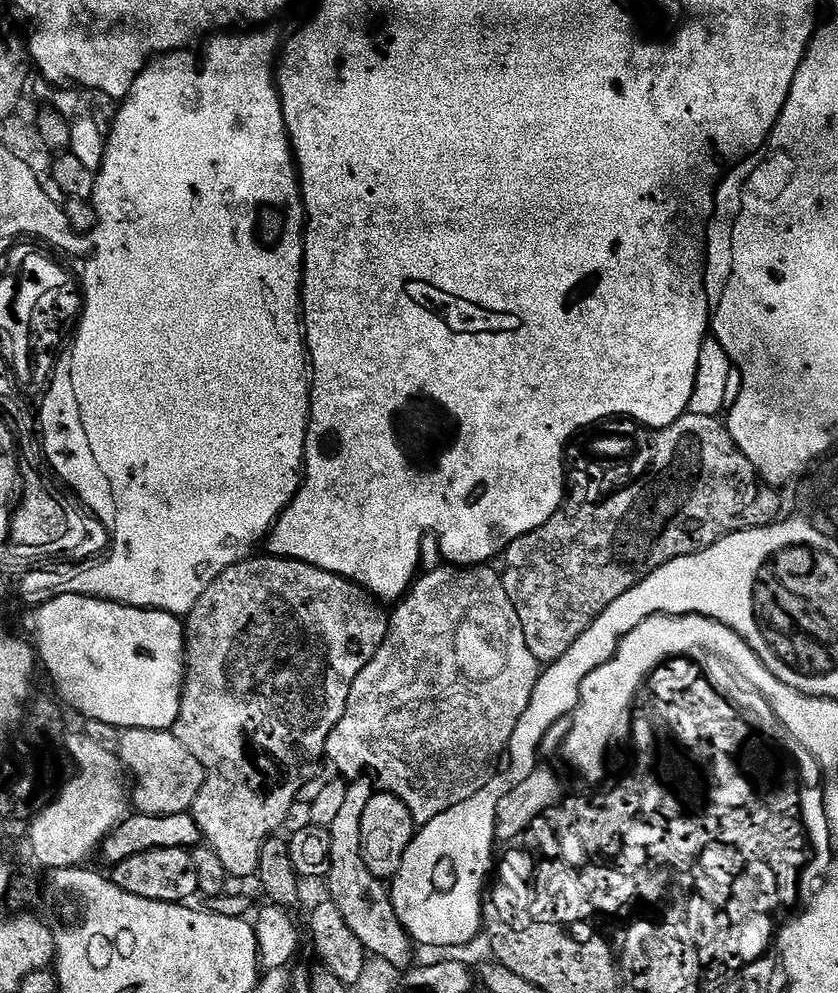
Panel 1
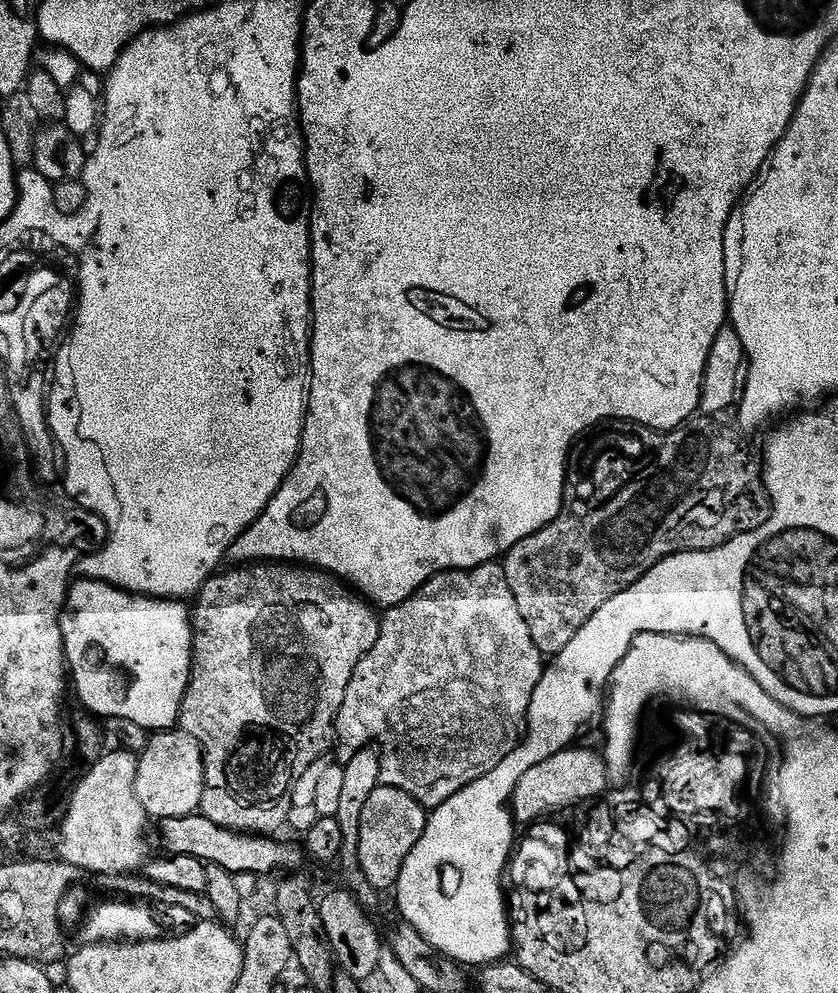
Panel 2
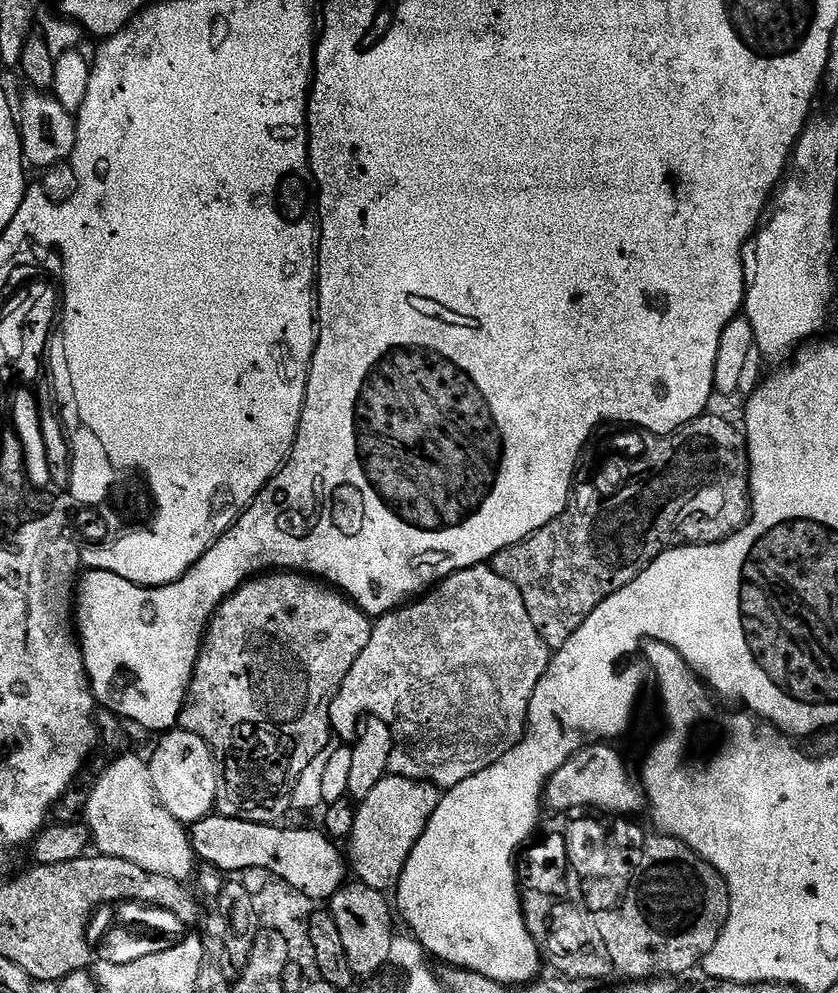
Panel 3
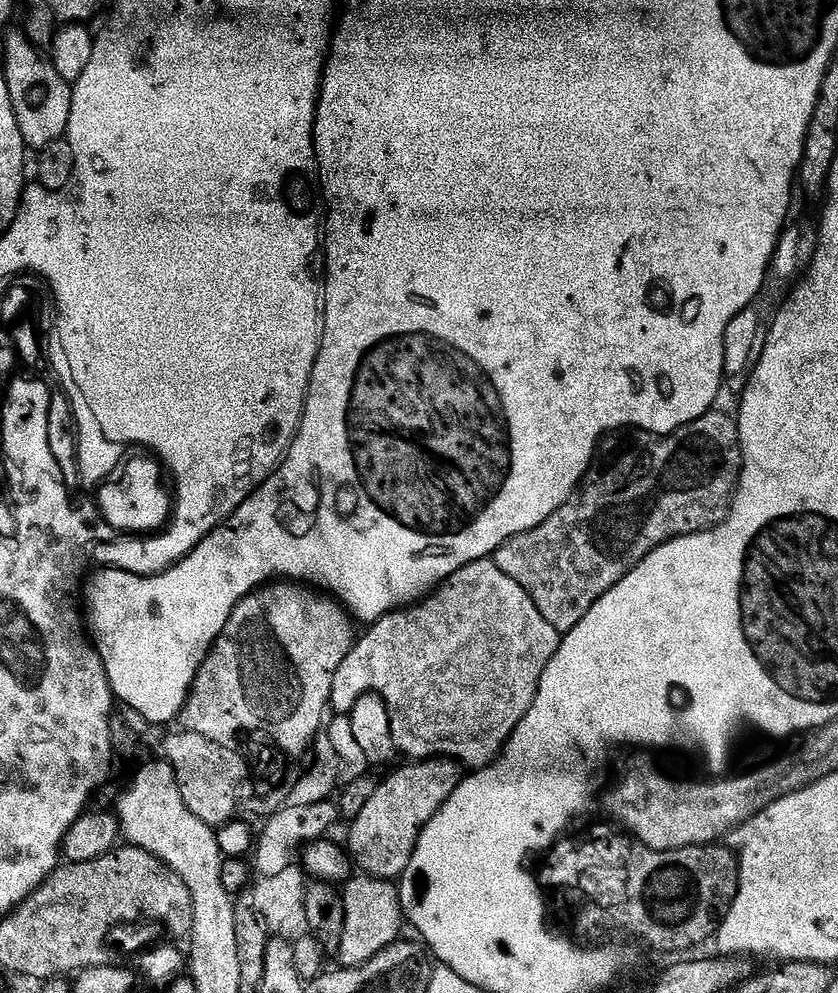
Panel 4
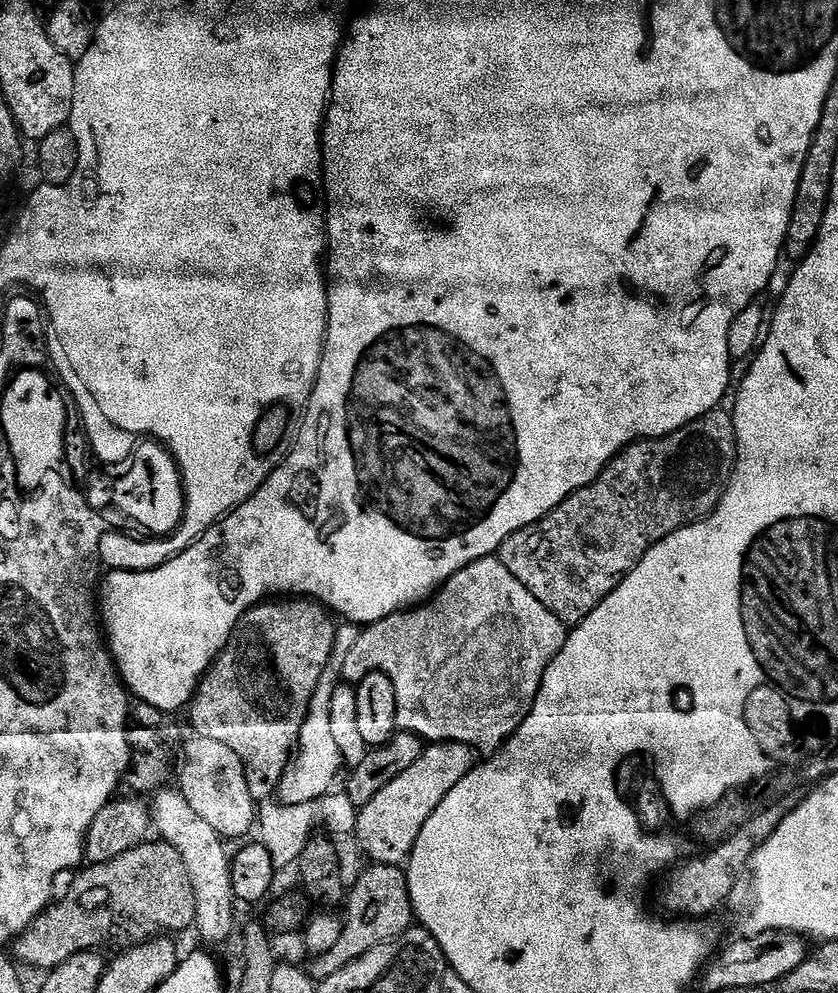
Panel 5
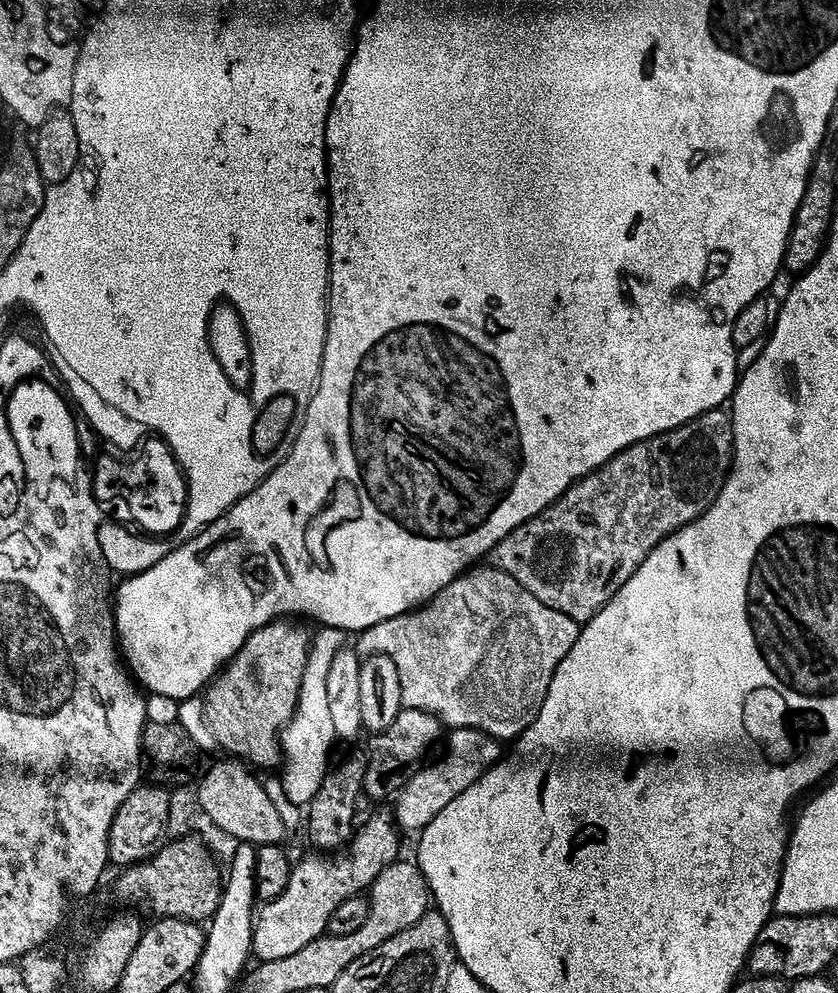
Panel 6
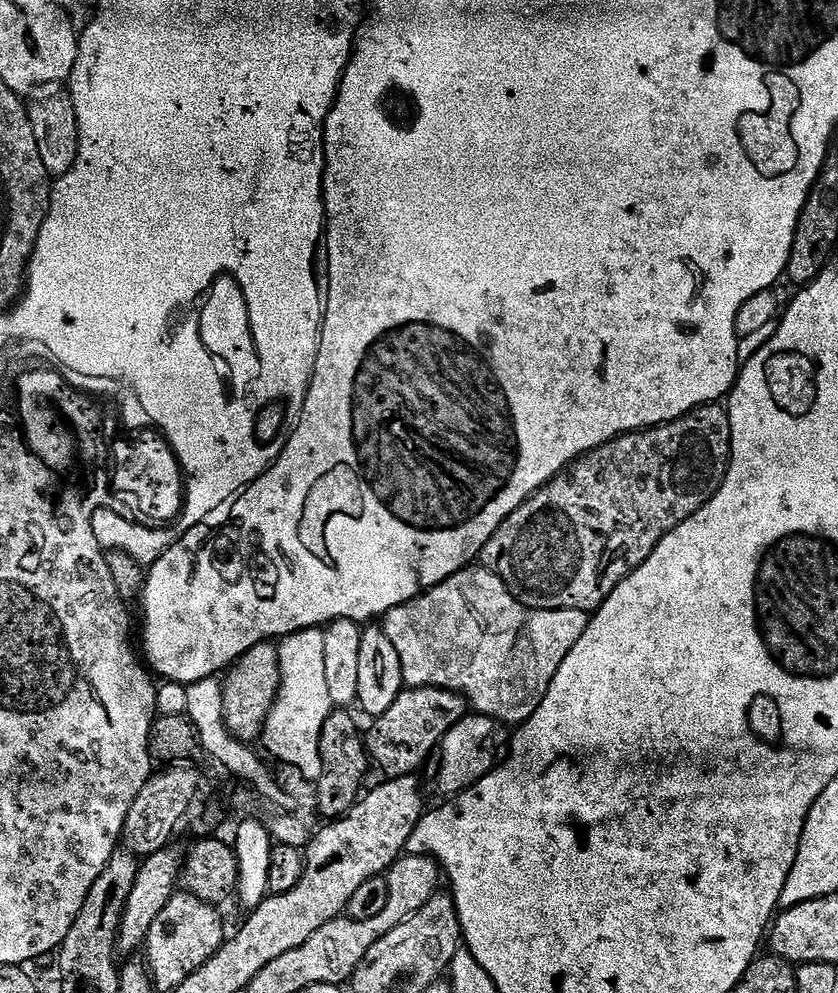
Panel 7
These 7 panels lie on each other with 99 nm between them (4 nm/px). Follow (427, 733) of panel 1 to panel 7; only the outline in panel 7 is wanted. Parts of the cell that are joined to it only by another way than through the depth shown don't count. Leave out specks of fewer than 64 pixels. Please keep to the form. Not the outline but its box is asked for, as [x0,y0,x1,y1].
[382,566,590,726]

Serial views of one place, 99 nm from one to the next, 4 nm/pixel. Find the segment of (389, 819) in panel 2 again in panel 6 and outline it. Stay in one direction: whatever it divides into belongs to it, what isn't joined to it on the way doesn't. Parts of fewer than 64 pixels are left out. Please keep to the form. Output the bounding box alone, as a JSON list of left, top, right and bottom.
[394,728,502,834]

